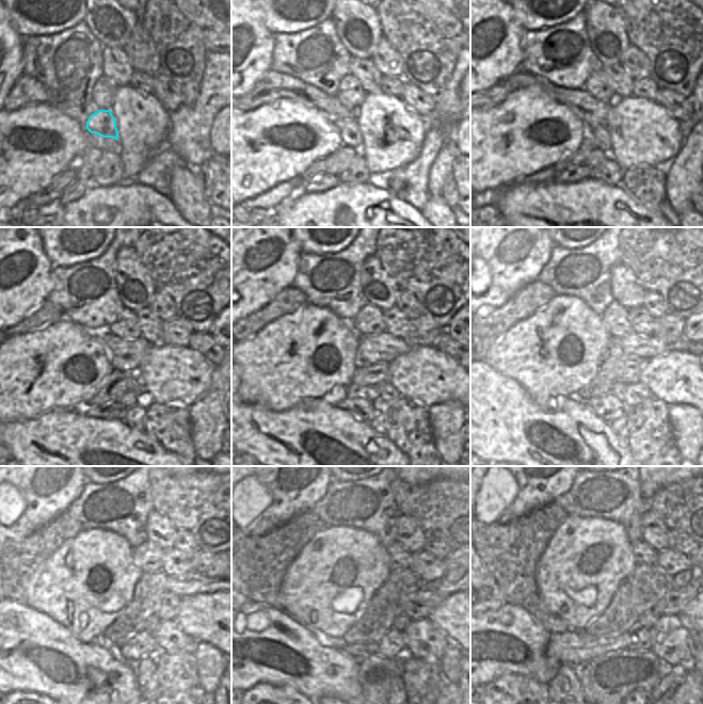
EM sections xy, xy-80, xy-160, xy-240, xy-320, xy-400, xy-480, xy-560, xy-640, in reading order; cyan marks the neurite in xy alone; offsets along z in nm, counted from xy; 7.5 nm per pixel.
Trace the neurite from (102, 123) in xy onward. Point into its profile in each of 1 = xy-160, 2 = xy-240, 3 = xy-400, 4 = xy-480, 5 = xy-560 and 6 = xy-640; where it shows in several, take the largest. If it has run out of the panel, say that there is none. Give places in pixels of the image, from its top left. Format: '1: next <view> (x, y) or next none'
1: next xy-160 (601, 136)
2: next xy-240 (139, 389)
3: next xy-400 (635, 394)
4: next xy-480 (169, 636)
5: next xy-560 (424, 639)
6: next xy-640 (669, 638)

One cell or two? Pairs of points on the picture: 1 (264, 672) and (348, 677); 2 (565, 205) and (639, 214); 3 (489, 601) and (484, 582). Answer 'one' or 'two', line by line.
1: one
2: one
3: one

